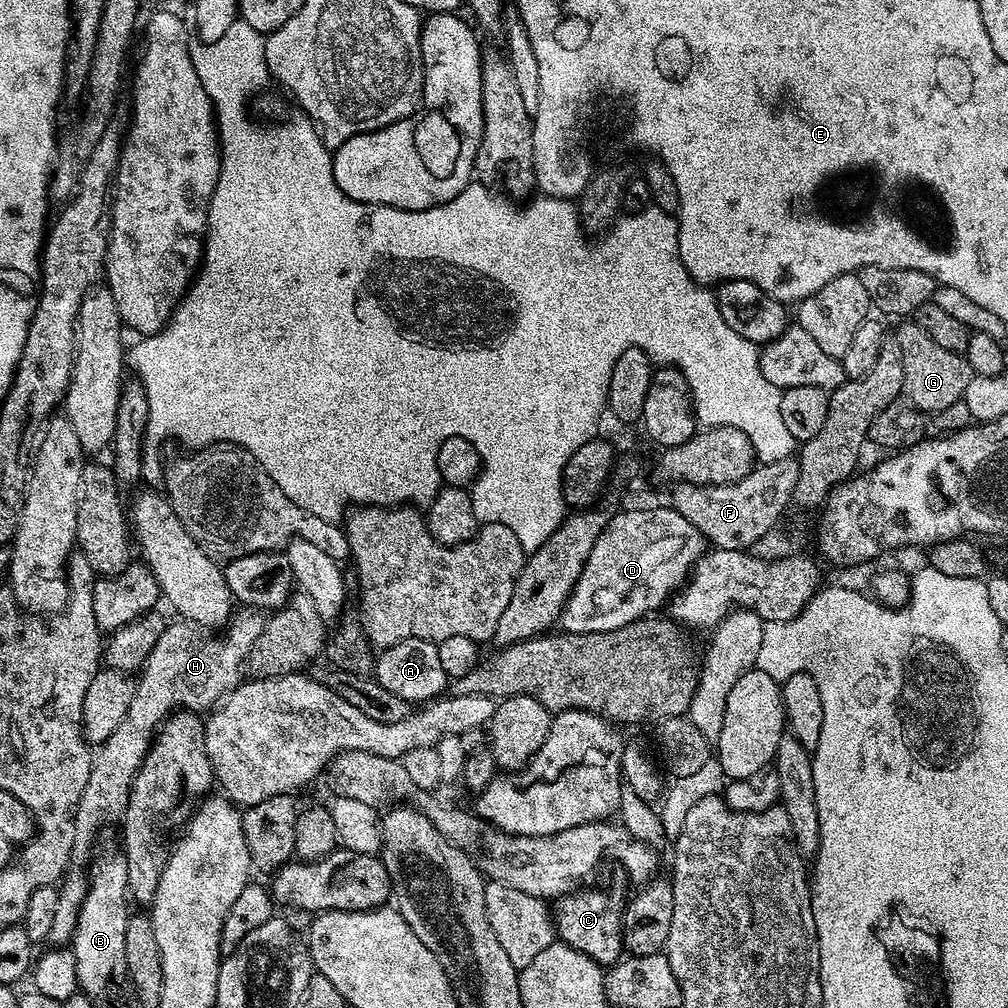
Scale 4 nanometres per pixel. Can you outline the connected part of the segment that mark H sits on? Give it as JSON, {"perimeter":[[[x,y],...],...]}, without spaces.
{"perimeter":[[[240,610],[219,634],[209,634],[187,622],[165,626],[158,638],[158,646],[154,646],[150,658],[144,663],[126,718],[122,718],[118,730],[95,749],[90,778],[86,790],[82,790],[82,802],[78,802],[76,811],[72,854],[77,861],[89,859],[92,843],[103,824],[121,819],[128,805],[132,779],[138,774],[164,719],[177,710],[207,713],[239,686],[250,650],[264,629],[264,621],[265,617],[259,611]]]}

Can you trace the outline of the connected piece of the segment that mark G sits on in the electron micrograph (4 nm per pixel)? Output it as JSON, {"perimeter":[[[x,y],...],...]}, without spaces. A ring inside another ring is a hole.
{"perimeter":[[[904,322],[896,332],[894,343],[902,354],[902,378],[904,379],[903,395],[907,403],[919,408],[925,414],[944,412],[947,408],[959,405],[964,398],[966,386],[972,381],[972,371],[963,354],[954,350],[945,350],[938,346],[922,326],[914,322]]]}

